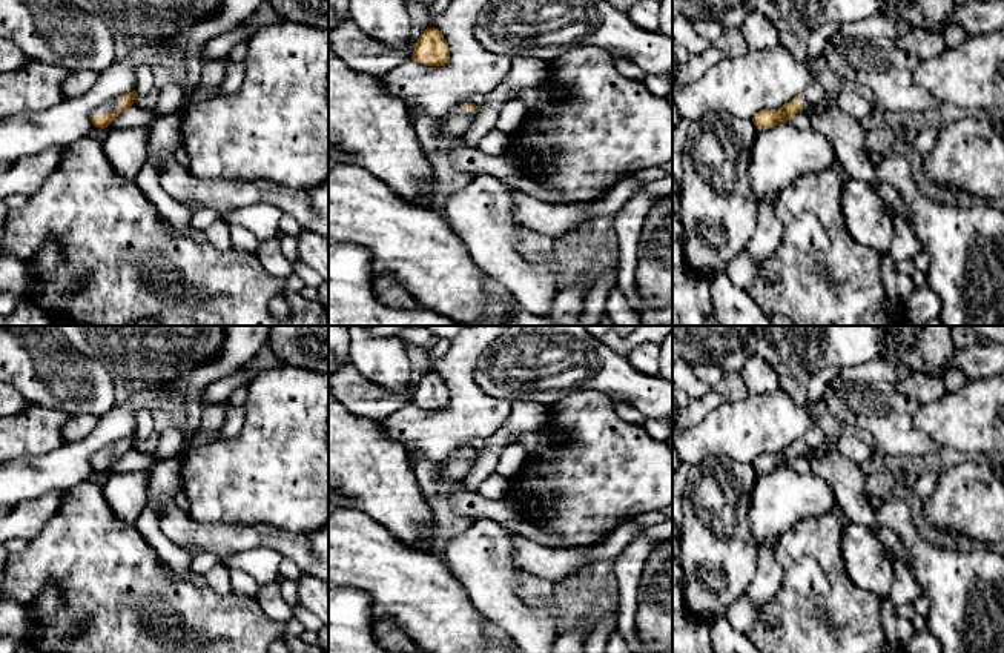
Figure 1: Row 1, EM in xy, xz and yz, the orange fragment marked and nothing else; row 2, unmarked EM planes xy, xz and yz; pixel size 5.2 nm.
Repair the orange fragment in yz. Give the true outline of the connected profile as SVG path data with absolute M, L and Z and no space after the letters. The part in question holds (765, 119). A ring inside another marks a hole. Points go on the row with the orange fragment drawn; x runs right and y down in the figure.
M812 83L803 94L798 94L794 100L778 109L760 111L752 117L758 131L771 129L778 123L788 123L792 115L800 111L807 111L824 98L824 89L818 83Z

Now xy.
M135 88L127 95L120 95L115 100L106 101L91 115L92 124L100 129L107 128L114 118L117 118L121 112L124 112L129 106L134 104L134 98L140 92L141 91Z

